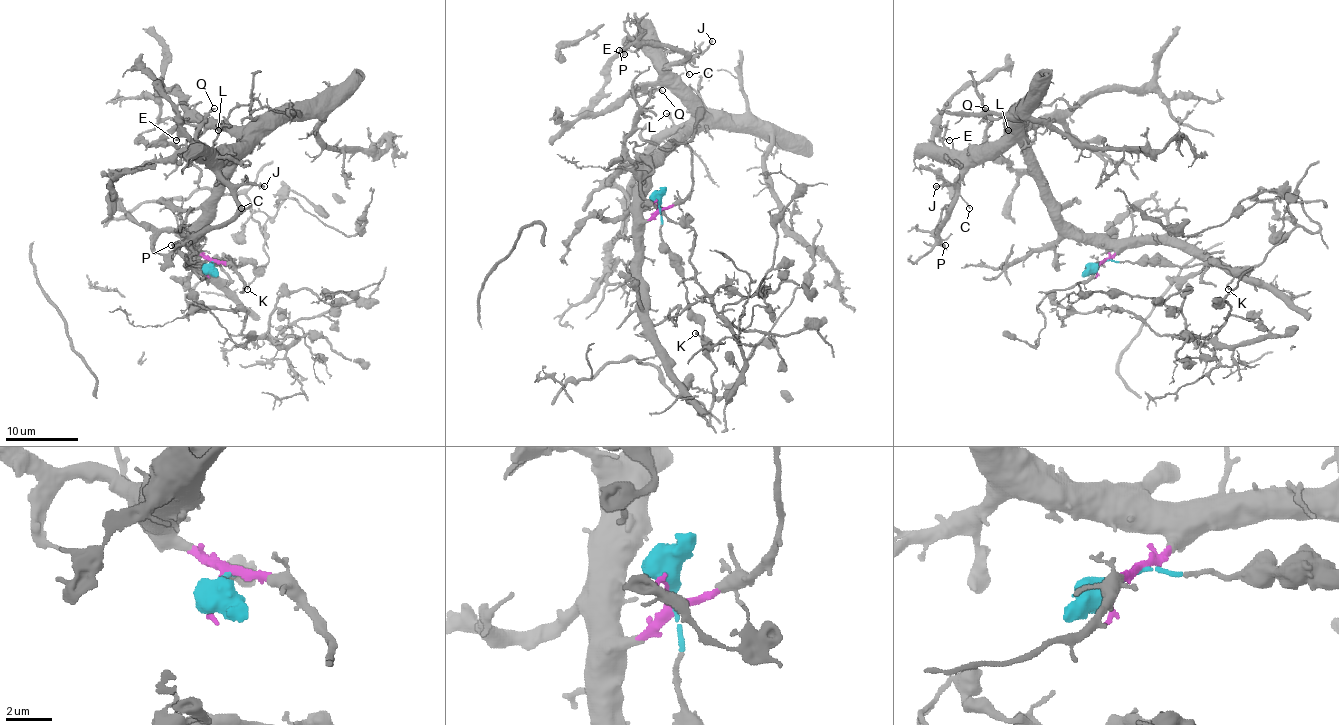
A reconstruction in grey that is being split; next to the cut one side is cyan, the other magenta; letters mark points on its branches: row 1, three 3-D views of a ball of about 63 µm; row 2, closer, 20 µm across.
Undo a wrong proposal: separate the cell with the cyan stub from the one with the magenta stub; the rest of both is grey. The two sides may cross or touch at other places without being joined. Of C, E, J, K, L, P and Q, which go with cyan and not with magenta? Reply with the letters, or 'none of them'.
K

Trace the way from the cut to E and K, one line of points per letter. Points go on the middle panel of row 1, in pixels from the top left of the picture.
E: (657, 203), (657, 210), (642, 218), (644, 178), (693, 120), (691, 96), (642, 40), (633, 38), (624, 55)
K: (658, 203), (662, 247), (682, 277), (687, 312), (698, 323), (704, 339), (695, 333)

